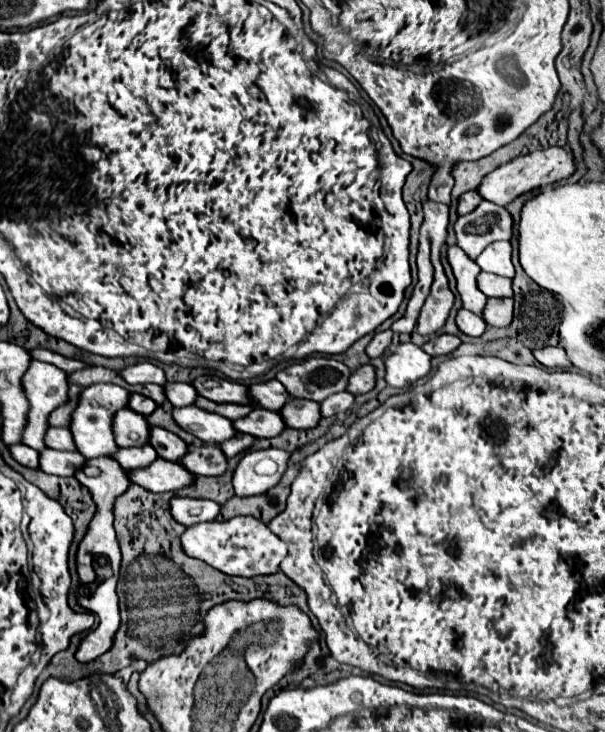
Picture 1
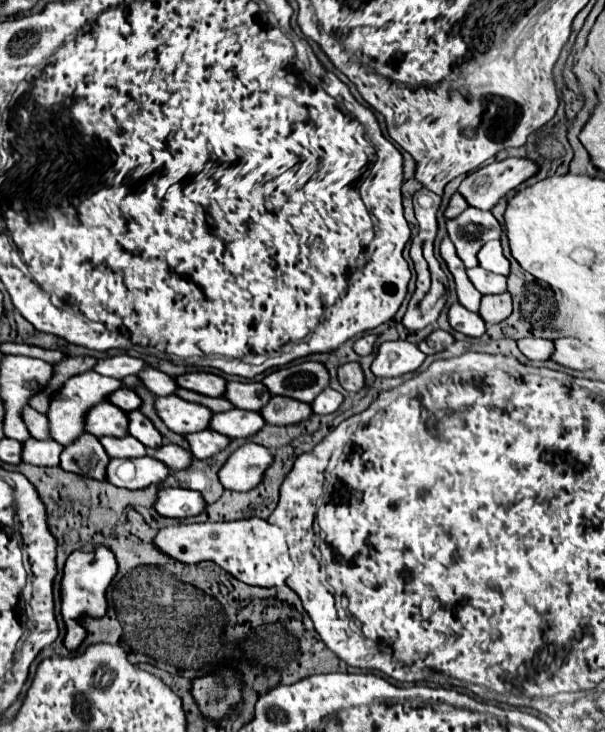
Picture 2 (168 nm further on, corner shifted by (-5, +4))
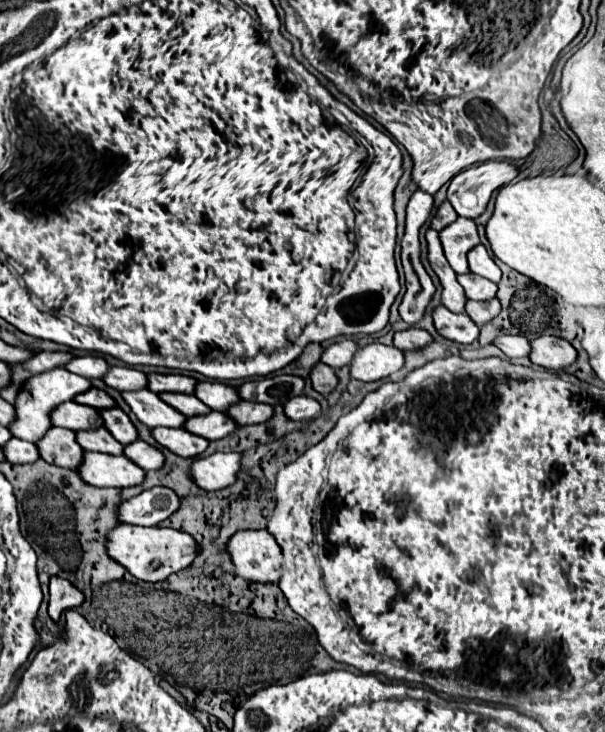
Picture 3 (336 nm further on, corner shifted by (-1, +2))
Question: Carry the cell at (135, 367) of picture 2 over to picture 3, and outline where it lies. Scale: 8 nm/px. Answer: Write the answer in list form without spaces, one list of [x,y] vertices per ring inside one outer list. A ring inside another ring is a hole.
[[[78,356],[74,358],[74,362],[66,364],[66,370],[84,378],[102,378],[110,370],[110,366],[102,356]]]

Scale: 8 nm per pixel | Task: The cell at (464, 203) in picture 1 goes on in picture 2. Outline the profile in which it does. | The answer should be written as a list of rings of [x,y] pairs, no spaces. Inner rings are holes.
[[[454,194],[454,196],[450,198],[450,204],[448,204],[448,208],[446,208],[444,216],[446,216],[448,220],[450,220],[450,218],[456,218],[456,216],[458,216],[458,214],[462,214],[466,208],[468,208],[466,200],[464,200],[460,194]]]

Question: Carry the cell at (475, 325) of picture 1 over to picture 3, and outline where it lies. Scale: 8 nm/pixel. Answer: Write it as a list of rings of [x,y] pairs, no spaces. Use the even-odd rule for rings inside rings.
[[[438,306],[434,310],[434,326],[438,334],[460,344],[472,344],[480,334],[480,328],[472,322],[468,314],[454,314],[444,306]]]

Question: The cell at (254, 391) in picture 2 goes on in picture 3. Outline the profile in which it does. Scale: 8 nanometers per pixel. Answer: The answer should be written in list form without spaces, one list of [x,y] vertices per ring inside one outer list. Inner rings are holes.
[[[200,382],[196,386],[194,396],[198,396],[212,410],[220,410],[220,412],[226,412],[232,404],[238,404],[242,400],[238,388],[222,382]]]

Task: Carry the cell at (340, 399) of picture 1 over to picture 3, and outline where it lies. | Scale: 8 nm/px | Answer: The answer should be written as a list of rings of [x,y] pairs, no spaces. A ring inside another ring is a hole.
[[[298,396],[290,398],[290,402],[284,404],[284,412],[292,420],[312,420],[322,412],[322,404],[316,398]]]

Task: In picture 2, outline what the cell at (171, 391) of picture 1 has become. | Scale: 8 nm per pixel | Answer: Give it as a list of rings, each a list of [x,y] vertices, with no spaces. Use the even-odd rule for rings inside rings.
[[[144,368],[142,372],[138,372],[138,380],[142,382],[142,386],[148,390],[148,392],[152,392],[152,394],[156,394],[156,396],[168,396],[168,394],[174,394],[176,392],[176,382],[174,382],[174,378],[170,378],[168,374],[164,374],[164,372],[160,372],[160,370],[156,370],[156,368]]]

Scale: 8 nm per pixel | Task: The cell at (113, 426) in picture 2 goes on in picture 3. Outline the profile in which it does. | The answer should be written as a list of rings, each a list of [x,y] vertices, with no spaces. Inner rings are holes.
[[[64,402],[52,412],[52,424],[68,430],[98,430],[104,426],[96,408],[78,402]]]

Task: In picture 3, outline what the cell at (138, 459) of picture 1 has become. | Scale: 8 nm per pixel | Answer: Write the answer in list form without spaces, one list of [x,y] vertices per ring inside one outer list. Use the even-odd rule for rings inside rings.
[[[84,430],[76,432],[78,442],[82,442],[82,448],[88,452],[104,452],[104,454],[114,454],[120,456],[124,454],[124,444],[120,444],[108,430]]]

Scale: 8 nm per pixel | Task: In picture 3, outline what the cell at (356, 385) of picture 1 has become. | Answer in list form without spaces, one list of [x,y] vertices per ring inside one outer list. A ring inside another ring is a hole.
[[[318,364],[312,372],[312,386],[320,394],[330,394],[338,386],[338,376],[332,366]]]

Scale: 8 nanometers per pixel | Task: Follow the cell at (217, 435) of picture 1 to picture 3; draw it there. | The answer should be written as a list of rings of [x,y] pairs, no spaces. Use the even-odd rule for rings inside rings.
[[[148,388],[136,392],[122,392],[122,396],[130,404],[138,420],[148,428],[184,428],[186,424],[186,416],[182,412],[160,400],[160,396]]]

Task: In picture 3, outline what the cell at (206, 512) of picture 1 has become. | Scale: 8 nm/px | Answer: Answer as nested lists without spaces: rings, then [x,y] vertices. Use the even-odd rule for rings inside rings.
[[[156,486],[120,504],[120,522],[138,526],[156,526],[170,518],[180,508],[180,498],[174,490]]]

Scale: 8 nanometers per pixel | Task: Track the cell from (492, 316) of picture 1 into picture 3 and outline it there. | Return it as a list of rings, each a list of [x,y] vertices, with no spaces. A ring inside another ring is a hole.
[[[498,298],[486,300],[486,302],[468,300],[468,304],[466,304],[466,314],[468,314],[478,326],[482,326],[482,324],[494,320],[494,318],[500,314],[500,310],[502,310],[502,308],[500,308]]]

